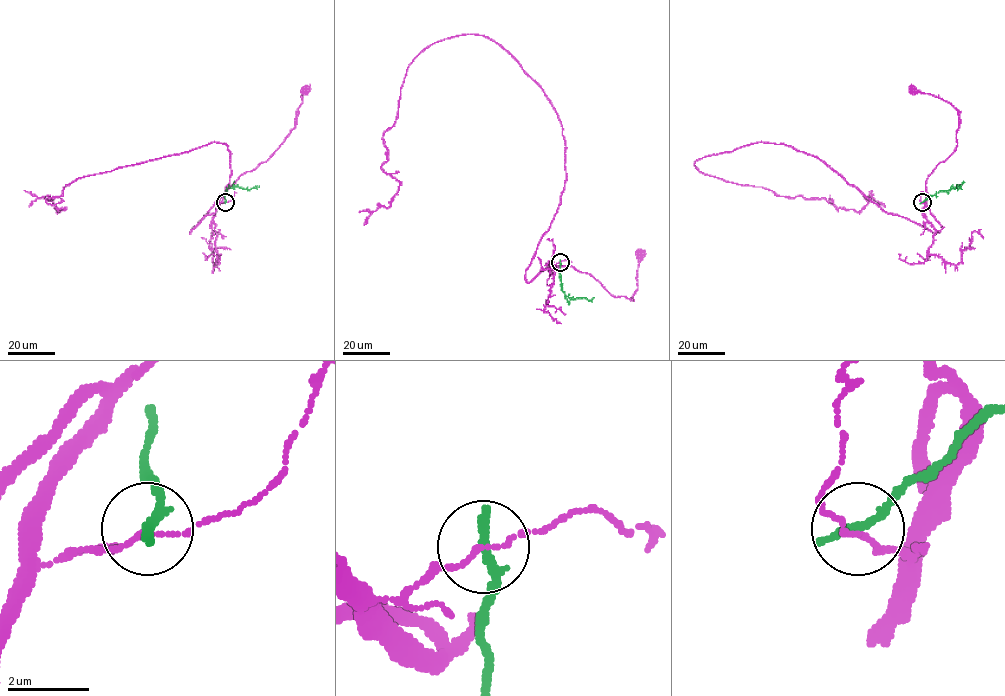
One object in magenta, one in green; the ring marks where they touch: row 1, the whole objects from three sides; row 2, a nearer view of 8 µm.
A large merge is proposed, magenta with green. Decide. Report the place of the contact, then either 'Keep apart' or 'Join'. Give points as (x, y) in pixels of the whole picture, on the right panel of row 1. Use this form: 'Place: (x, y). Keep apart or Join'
Place: (922, 202). Keep apart

